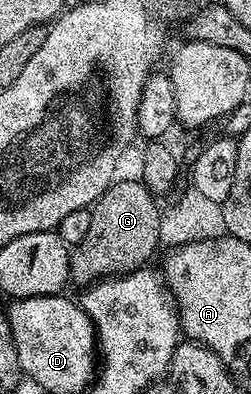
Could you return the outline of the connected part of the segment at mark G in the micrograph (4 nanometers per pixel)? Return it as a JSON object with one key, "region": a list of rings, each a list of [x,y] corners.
{"region":[[[116,180],[99,198],[94,206],[90,207],[93,216],[89,233],[85,240],[77,244],[71,251],[71,276],[70,281],[76,282],[79,288],[86,288],[96,282],[102,282],[104,278],[113,278],[120,274],[131,274],[135,270],[142,270],[147,262],[155,254],[155,249],[160,249],[159,219],[161,206],[158,206],[156,195],[152,194],[142,181],[122,182]]]}

